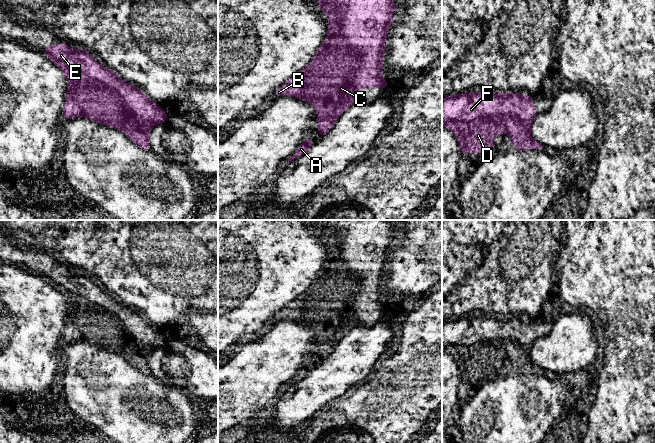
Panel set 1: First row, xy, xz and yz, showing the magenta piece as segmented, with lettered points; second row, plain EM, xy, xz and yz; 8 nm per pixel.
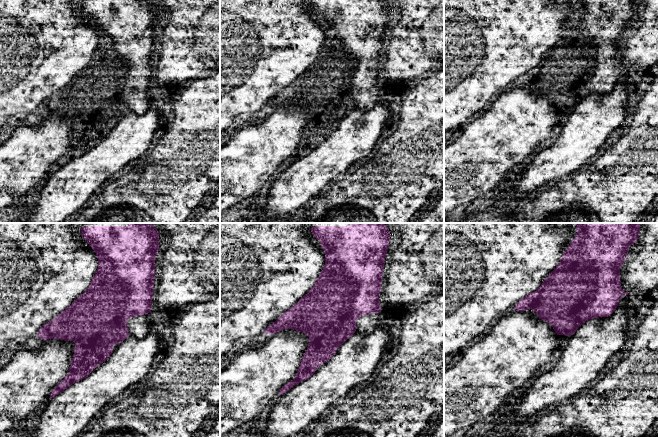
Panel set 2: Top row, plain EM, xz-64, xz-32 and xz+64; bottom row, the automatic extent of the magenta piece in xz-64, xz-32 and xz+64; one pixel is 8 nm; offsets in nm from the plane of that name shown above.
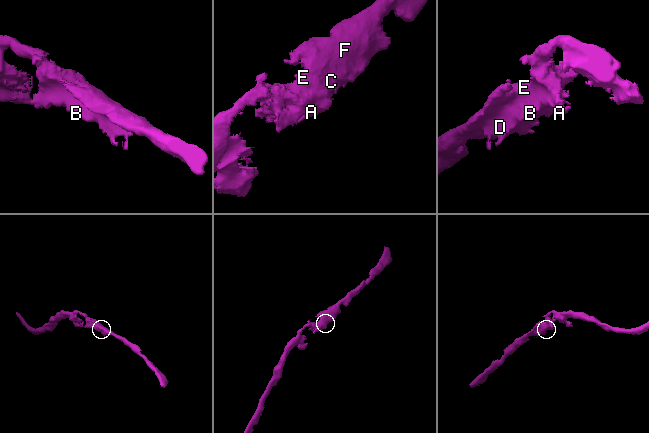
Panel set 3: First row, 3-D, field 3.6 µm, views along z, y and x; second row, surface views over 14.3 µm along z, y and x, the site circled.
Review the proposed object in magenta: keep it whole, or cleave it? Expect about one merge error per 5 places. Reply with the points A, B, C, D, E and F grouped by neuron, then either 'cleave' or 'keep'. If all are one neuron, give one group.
A B C D E F; keep

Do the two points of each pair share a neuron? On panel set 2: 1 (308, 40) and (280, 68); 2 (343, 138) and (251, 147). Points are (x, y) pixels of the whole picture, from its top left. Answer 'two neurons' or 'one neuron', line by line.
1: one neuron
2: two neurons

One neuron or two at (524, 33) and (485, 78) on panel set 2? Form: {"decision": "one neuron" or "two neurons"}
{"decision": "one neuron"}

